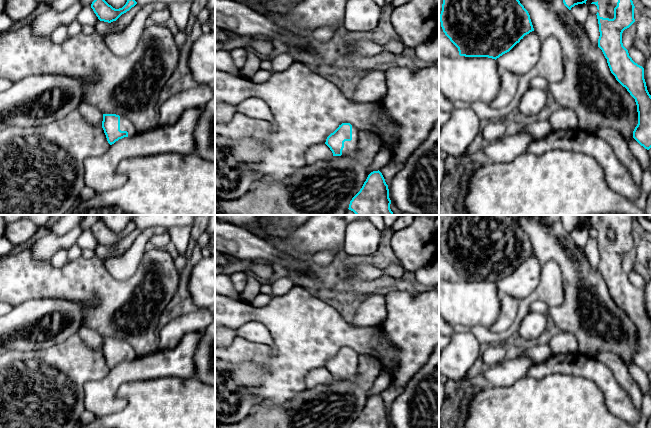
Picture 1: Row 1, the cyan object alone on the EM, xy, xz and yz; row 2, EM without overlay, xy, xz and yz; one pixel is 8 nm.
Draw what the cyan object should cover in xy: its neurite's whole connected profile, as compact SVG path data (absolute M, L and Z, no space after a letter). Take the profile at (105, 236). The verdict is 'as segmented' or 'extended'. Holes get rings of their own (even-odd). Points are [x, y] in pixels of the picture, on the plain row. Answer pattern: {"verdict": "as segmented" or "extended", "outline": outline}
{"verdict": "as segmented", "outline": "M98 220L91 228L91 232L100 245L111 247L116 245L122 238L134 231L137 226L130 222L126 228L119 233L113 232L101 220Z"}

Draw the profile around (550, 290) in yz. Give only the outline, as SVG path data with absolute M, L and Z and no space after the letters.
M553 260L543 262L539 285L529 296L520 300L516 318L521 322L530 312L531 304L536 301L543 301L550 308L561 305L563 299L563 276L560 266Z

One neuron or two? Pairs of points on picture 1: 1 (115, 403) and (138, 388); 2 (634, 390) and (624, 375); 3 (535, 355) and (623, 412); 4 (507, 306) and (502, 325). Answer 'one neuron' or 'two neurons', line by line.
1: two neurons
2: one neuron
3: two neurons
4: one neuron

